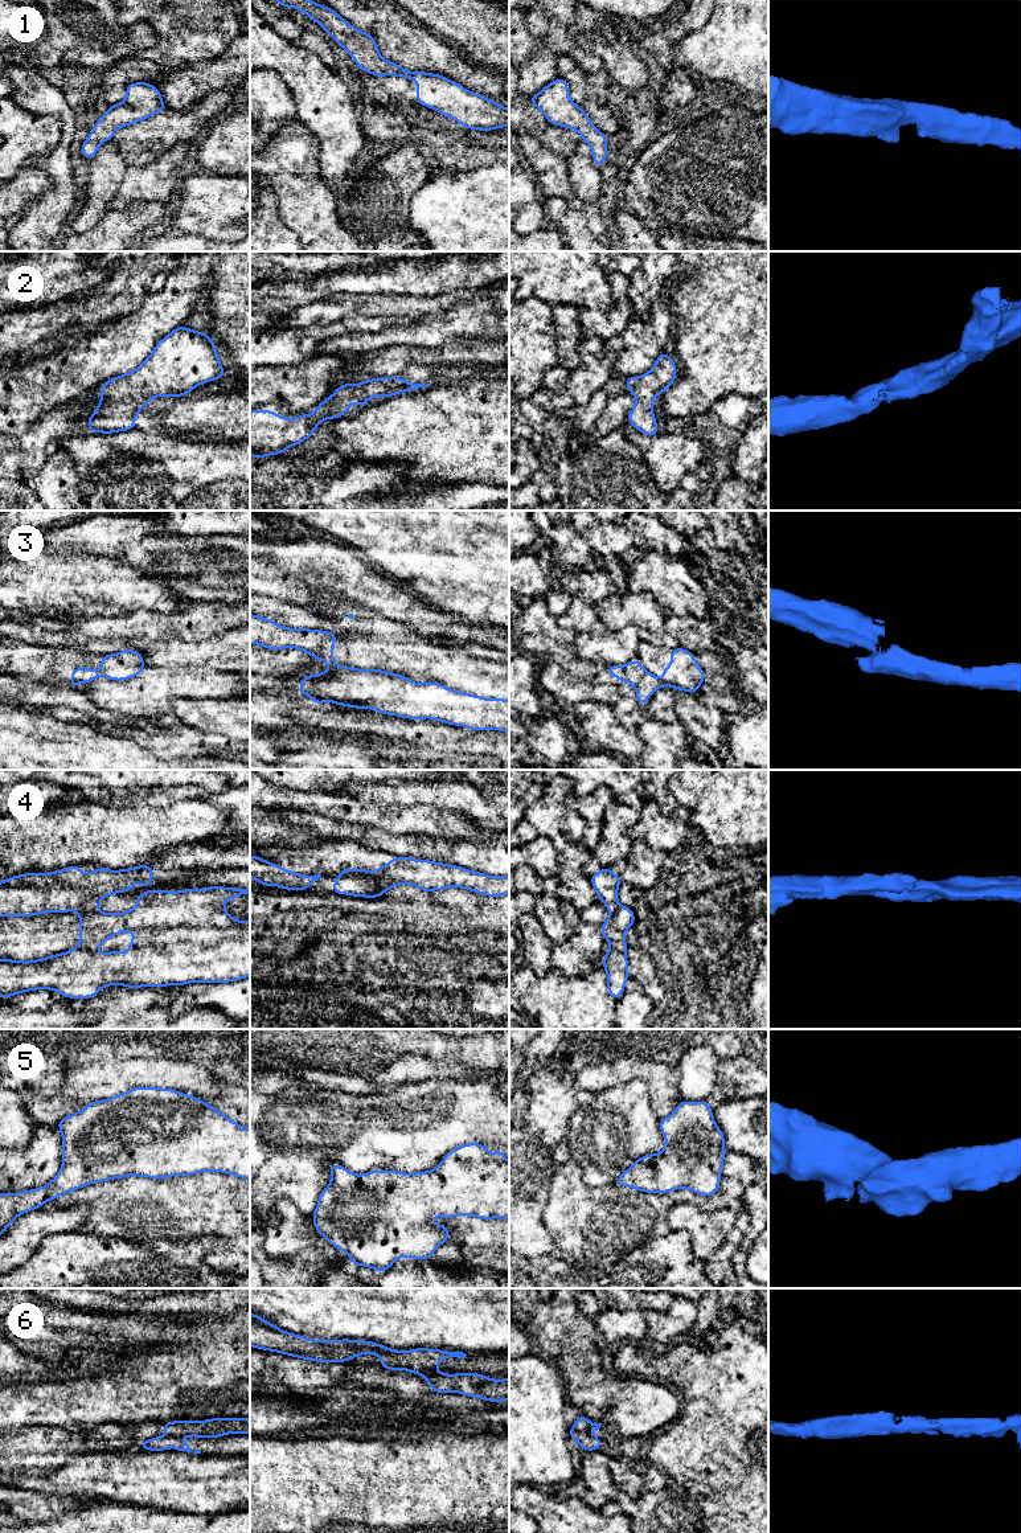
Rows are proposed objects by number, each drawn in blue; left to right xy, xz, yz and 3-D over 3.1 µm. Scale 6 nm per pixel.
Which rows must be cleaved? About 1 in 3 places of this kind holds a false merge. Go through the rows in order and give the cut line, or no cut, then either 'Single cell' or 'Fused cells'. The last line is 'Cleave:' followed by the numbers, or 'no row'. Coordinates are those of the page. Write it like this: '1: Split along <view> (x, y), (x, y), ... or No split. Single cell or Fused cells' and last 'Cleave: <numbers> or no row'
1: No split. Single cell
2: No split. Single cell
3: Split along xz (329, 664), (335, 665). Fused cells
4: Split along xy (98, 910), (77, 911). Fused cells
5: No split. Single cell
6: Split along xy (164, 1435), (177, 1438). Fused cells
Cleave: 3, 4, 6

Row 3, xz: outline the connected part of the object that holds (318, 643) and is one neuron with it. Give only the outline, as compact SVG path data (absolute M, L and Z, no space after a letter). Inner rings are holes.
M250 614L250 644L263 645L270 651L295 648L327 665L336 665L332 656L336 636L337 634L323 630L283 627L267 618Z

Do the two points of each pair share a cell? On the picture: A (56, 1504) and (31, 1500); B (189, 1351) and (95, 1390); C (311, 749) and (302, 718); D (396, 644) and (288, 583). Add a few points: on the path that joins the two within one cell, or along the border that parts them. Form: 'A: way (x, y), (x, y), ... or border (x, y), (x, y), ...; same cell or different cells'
A: way (49, 1504), (37, 1504); same cell
B: way (165, 1374), (132, 1390), (119, 1390); same cell
C: border (299, 725), (322, 730); different cells
D: border (355, 605), (370, 609), (384, 618); different cells

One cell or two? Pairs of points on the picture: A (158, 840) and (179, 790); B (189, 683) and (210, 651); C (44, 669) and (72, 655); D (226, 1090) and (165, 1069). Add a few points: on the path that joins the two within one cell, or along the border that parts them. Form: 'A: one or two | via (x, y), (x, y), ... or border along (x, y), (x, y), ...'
A: two | border along (188, 796), (165, 806), (155, 806)
B: two | border along (171, 667), (208, 667), (232, 673)
C: one | via (50, 665), (61, 665), (65, 662)
D: two | border along (220, 1081), (220, 1093), (204, 1101)

